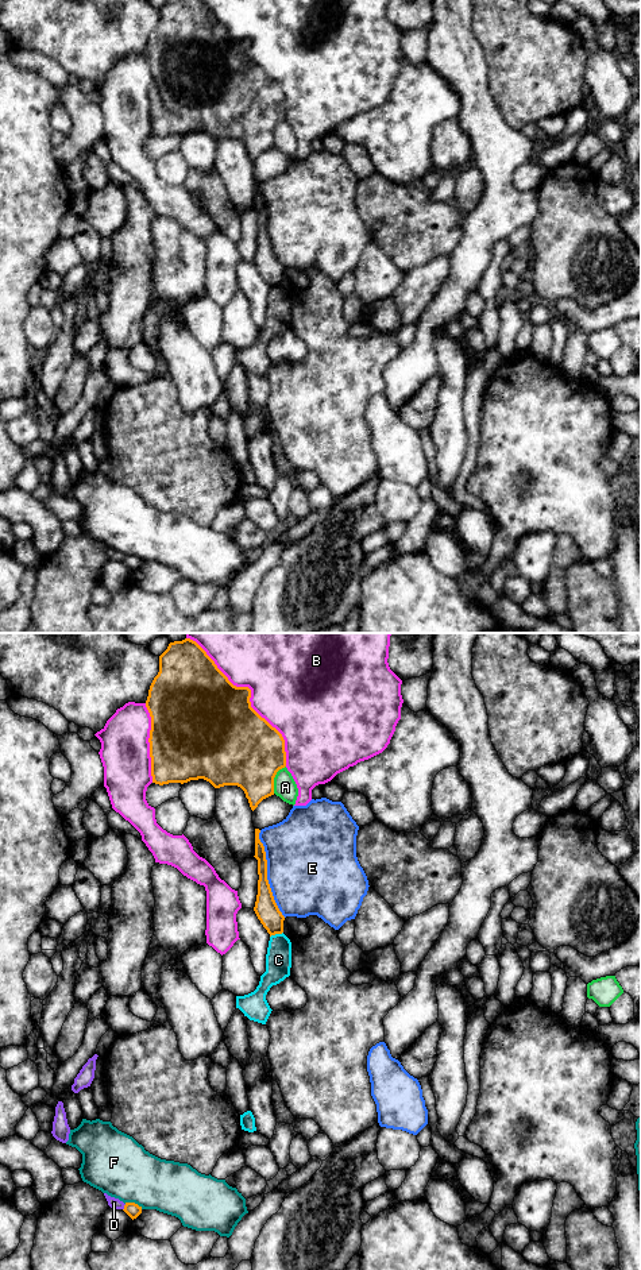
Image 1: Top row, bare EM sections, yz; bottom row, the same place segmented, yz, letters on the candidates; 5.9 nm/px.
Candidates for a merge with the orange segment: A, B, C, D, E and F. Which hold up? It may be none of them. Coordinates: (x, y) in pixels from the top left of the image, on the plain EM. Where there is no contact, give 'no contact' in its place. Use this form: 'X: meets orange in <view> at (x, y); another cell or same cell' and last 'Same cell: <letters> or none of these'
A: meets orange in yz at (273, 131); another cell
B: meets orange in yz at (250, 54); another cell
C: meets orange in yz at (275, 285); another cell
D: meets orange in yz at (124, 559); another cell
E: meets orange in yz at (266, 226); another cell
F: meets orange in yz at (134, 555); another cell
Same cell: none of these

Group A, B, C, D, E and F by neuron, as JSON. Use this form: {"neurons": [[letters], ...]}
{"neurons": [["A"], ["B"], ["C"], ["D"], ["E"], ["F"]]}

